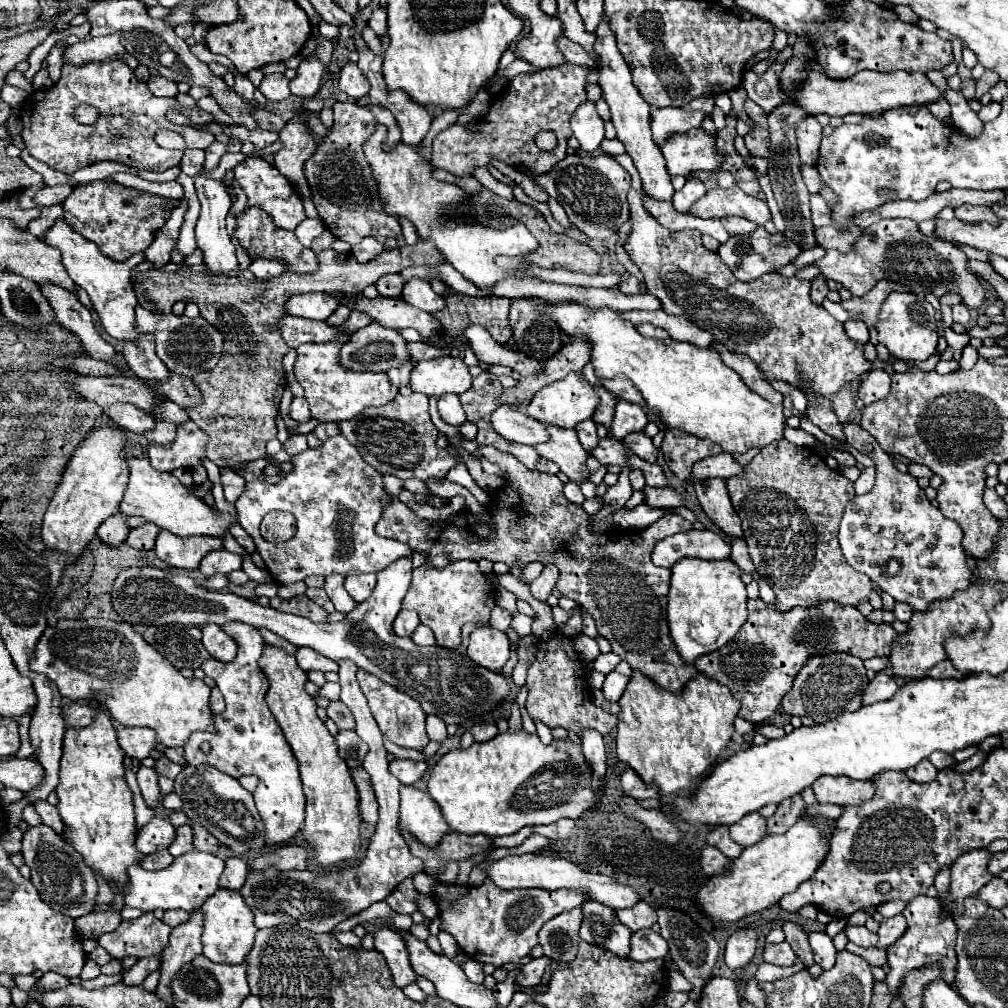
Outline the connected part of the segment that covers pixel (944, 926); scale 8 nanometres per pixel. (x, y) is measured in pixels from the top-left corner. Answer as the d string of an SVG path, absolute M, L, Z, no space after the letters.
M916 895L914 899L908 901L902 915L908 921L908 931L894 945L888 947L890 973L886 977L886 985L892 993L892 997L898 997L898 989L900 989L906 973L910 973L912 969L924 967L924 965L932 965L932 963L938 963L946 969L944 981L948 981L952 985L954 983L954 971L956 971L956 951L954 951L956 925L954 925L950 915L944 915L944 907L942 907L940 899L928 897L928 895Z

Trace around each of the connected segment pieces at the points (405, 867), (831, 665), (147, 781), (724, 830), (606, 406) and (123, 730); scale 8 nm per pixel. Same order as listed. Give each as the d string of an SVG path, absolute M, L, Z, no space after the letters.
M340 661L338 665L340 665L338 673L340 673L340 687L342 687L340 701L354 713L356 733L370 747L368 755L364 757L362 767L368 771L372 779L372 787L380 805L380 821L376 825L376 833L370 839L366 857L352 869L344 869L340 873L330 873L330 875L314 875L310 871L276 871L276 869L266 869L262 873L250 871L240 893L256 915L256 921L254 921L256 927L276 927L282 923L286 925L296 923L312 933L330 933L330 929L338 925L340 921L352 917L354 913L370 907L376 901L382 901L402 879L414 877L418 871L424 871L422 861L410 855L408 845L398 833L400 781L388 771L388 759L386 759L386 749L382 743L382 733L356 681L358 667L352 661Z
M828 653L822 657L812 657L796 675L792 689L784 695L782 711L796 717L810 717L816 723L826 723L840 717L842 713L860 709L866 685L868 677L862 659L848 653Z
M140 767L140 771L136 773L138 775L138 785L142 789L142 795L144 795L144 801L148 807L154 807L154 813L158 817L164 817L162 815L162 807L158 805L158 797L160 797L160 789L158 789L158 773L156 769L150 769L150 767Z
M726 825L714 827L714 831L708 835L706 843L718 847L718 849L720 849L726 857L730 857L730 859L736 859L736 857L742 853L742 847L730 839L730 833L728 833L728 827L726 827Z
M596 387L596 393L600 395L600 405L594 413L594 421L596 423L604 423L608 429L610 429L610 423L612 423L612 415L614 415L614 407L616 407L616 399L612 393L608 393L604 387Z
M118 727L118 743L128 757L146 759L158 741L150 727Z

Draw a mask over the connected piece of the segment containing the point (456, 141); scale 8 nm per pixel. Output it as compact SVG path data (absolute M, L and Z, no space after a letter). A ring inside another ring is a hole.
M564 63L560 67L550 67L550 69L542 69L542 71L536 71L536 73L514 77L508 83L508 87L504 89L504 93L494 99L488 115L478 121L476 129L468 129L466 125L454 123L434 139L432 165L452 173L454 177L472 177L474 169L478 169L478 167L488 169L494 161L500 161L500 163L504 163L508 167L526 167L526 169L530 169L534 173L550 171L558 161L562 161L566 157L566 141L572 135L570 117L578 109L578 105L582 105L586 101L588 73L590 73L590 69L586 69L582 65ZM540 131L554 131L556 133L558 145L552 151L542 151L542 149L536 147L534 135L540 133Z

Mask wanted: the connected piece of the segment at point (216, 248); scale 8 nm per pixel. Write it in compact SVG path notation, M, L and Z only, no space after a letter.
M202 171L200 175L194 177L194 185L196 185L196 193L198 193L198 199L200 199L200 205L202 205L202 211L200 211L200 219L196 223L196 243L198 243L198 249L202 249L204 253L204 263L208 265L208 269L212 273L226 273L226 271L232 271L238 267L238 261L236 261L236 253L234 253L234 245L226 233L226 215L230 211L230 195L226 193L226 187L222 181L216 181L210 177L210 171Z

